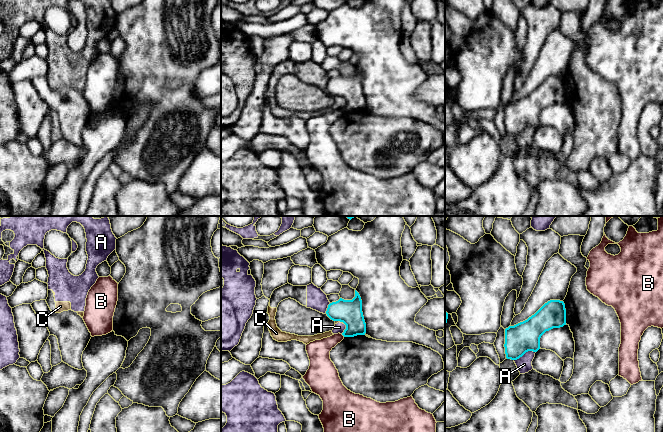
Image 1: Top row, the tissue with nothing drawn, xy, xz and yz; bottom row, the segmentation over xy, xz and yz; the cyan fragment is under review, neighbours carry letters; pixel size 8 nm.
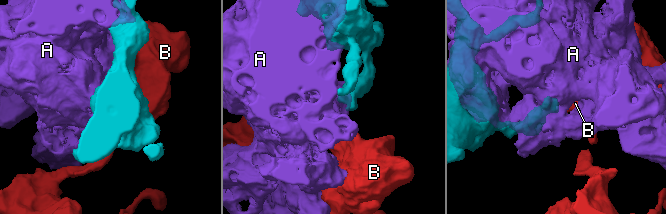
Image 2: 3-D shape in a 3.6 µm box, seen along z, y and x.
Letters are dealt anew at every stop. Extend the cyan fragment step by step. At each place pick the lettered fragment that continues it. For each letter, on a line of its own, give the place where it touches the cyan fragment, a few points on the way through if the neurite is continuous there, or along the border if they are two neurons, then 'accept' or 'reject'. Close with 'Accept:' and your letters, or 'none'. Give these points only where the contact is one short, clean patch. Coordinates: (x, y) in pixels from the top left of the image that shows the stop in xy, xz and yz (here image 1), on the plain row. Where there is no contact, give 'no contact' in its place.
A: meets cyan in yz at (524, 129); reject
B: meets cyan in xz at (343, 111); border along xz (341, 110), (344, 112); reject
C: meets cyan in xz at (340, 97); border along xz (335, 96), (344, 99); reject
Accept: none

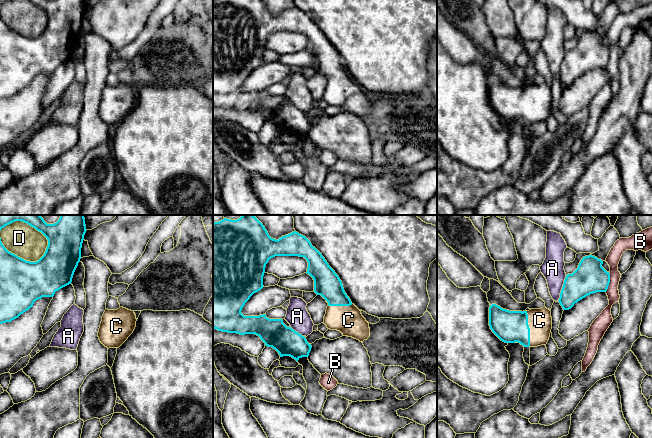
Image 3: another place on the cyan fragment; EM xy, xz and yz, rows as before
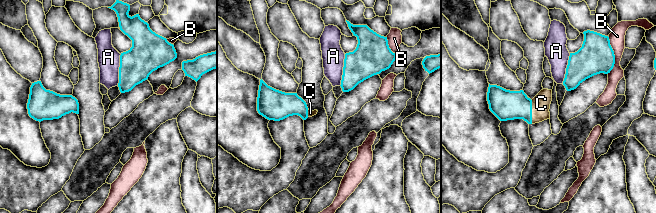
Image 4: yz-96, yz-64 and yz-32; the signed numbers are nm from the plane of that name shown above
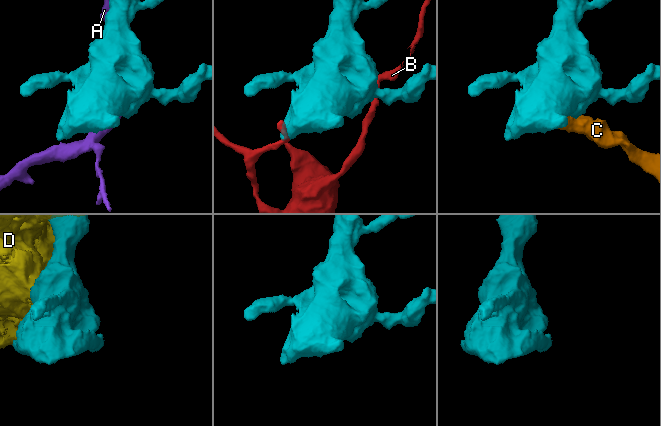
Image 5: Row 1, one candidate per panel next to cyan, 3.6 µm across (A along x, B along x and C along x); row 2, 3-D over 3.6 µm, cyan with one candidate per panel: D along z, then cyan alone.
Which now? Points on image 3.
A: meets cyan in yz at (562, 64); reject
B: meets cyan in yz at (609, 58); reject
C: meets cyan in yz at (529, 105); runs through yz (509, 102), (529, 105), (539, 96); accept
D: meets cyan in xy at (23, 35); reject
Accept: C

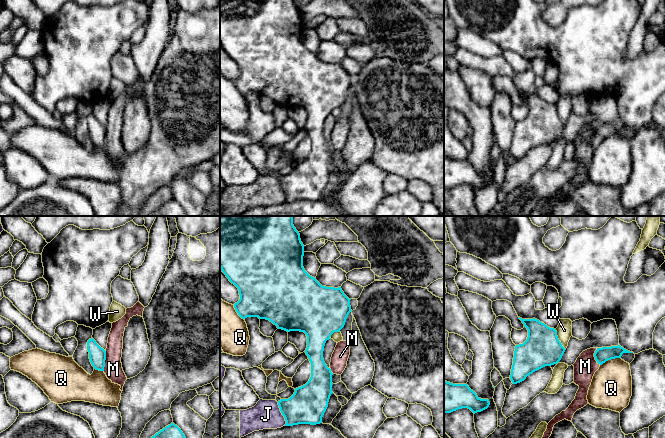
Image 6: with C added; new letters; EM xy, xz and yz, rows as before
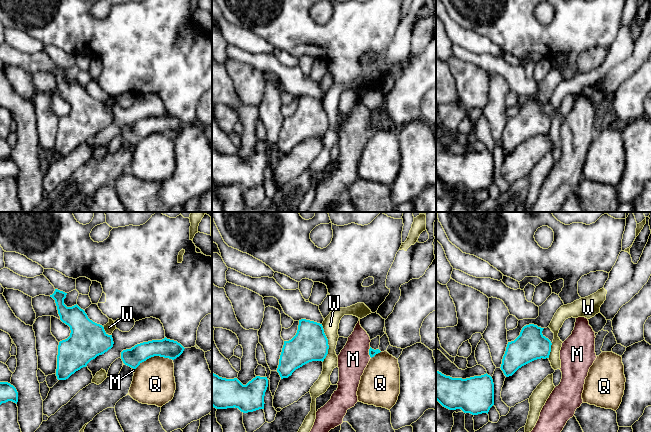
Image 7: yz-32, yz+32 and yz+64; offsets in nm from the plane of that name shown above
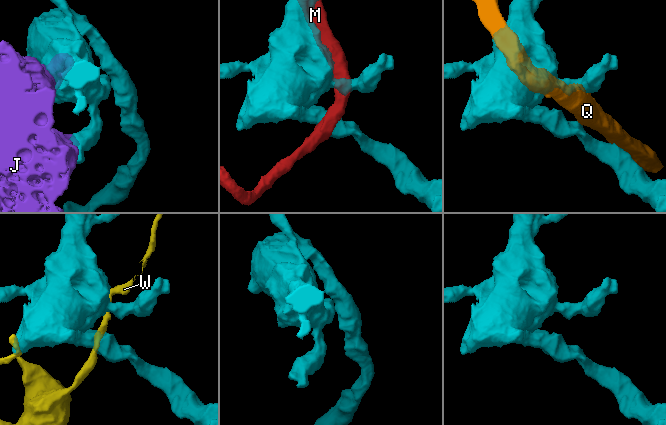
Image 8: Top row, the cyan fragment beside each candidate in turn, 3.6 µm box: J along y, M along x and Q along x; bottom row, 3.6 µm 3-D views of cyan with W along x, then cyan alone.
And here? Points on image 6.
J: meets cyan in xz at (282, 190); reject
M: meets cyan in xy at (105, 135); border along xy (105, 126), (105, 142), (103, 146); reject
Q: meets cyan in yz at (610, 135); reject
W: meets cyan in yz at (558, 115); reject
Accept: none

